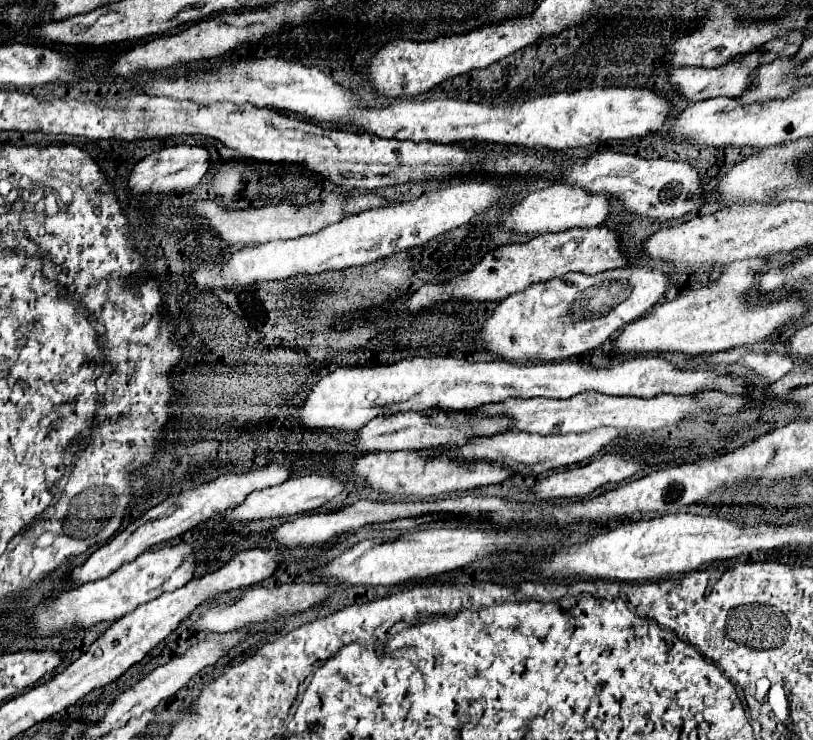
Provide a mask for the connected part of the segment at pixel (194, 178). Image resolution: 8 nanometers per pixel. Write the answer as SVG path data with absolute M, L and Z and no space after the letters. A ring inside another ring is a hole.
M178 144L172 148L164 148L160 152L154 152L150 156L146 156L144 160L140 160L132 174L130 174L130 188L132 192L170 192L170 190L188 190L192 186L196 186L202 176L206 174L210 166L210 156L206 152L206 148L202 146L188 146L188 144Z

